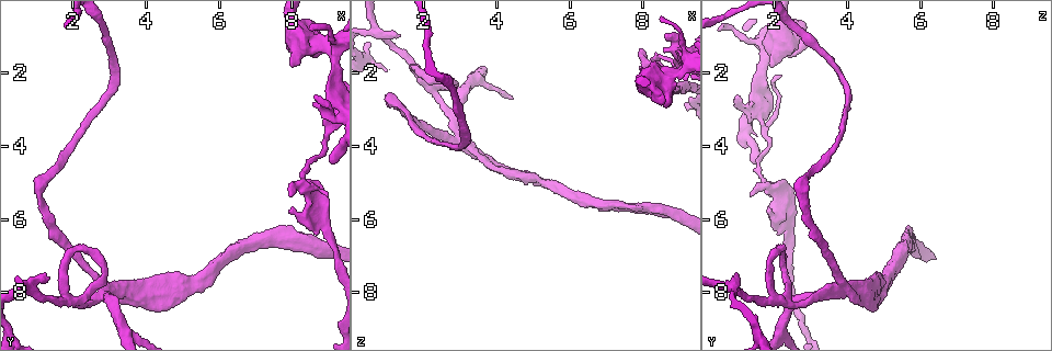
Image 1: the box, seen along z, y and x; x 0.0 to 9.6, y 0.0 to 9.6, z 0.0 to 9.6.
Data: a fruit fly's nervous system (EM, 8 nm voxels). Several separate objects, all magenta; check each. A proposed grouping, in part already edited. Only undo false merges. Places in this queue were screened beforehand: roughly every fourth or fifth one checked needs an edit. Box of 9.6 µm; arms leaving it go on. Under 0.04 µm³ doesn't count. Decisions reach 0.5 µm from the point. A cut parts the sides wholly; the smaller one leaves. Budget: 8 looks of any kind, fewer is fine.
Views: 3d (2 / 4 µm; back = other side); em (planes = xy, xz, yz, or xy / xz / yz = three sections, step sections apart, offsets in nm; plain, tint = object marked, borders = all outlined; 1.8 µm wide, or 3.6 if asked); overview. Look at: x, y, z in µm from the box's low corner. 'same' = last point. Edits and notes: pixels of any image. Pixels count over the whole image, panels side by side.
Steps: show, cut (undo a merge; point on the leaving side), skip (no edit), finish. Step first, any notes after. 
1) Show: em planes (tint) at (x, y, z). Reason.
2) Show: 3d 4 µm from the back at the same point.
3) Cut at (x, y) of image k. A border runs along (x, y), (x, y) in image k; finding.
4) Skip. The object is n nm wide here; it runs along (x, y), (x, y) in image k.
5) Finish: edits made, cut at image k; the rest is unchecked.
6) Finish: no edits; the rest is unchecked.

Show: 3d 2 µm at (8.75, 1.40, 1.90). Thin neck.

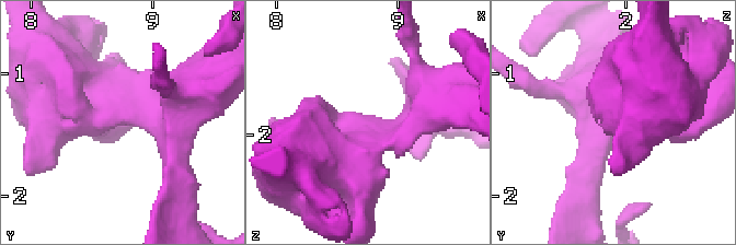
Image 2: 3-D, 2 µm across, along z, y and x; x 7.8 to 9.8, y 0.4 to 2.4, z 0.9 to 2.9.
Show: em planes (tint) at (8.78, 1.34, 1.90).

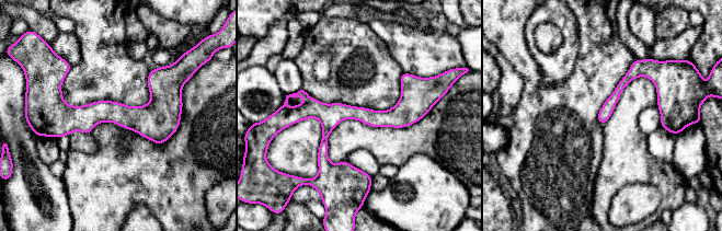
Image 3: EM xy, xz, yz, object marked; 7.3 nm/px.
Skip. One neuron here.

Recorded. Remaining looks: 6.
Show: em 3.6 µm xy step 8 (tint) at (8.40, 5.35, 2.15). Arms part here.

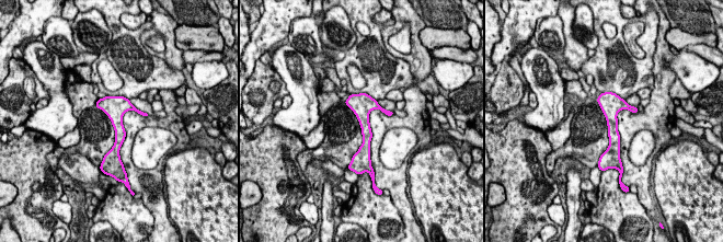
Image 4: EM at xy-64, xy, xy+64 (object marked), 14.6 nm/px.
Show: em 3.6 µm planes (tint) at the same point. Cut it another way.

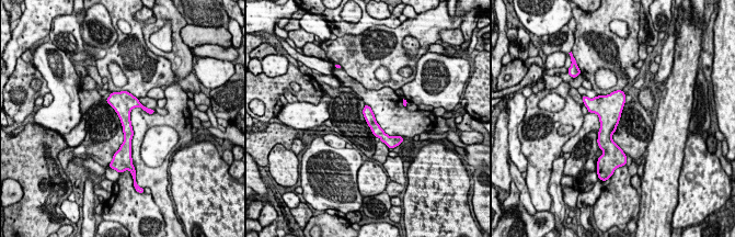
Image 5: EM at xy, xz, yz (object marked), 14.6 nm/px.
Skip. All the same neuron.

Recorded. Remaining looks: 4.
Show: em xz step 8 (plain) at (2.00, 8.25, 2.15). A fork.

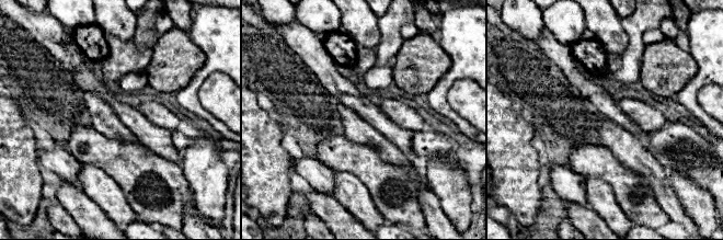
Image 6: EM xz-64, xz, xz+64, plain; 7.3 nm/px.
Show: em xz step 8 (tint) at the same point.

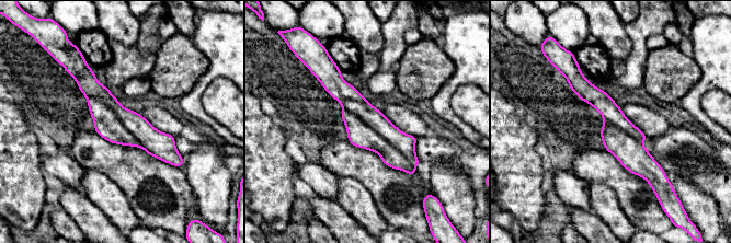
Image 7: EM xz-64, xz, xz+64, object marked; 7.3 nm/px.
Skip. It runs along (333, 67), (333, 82), (411, 171) in image 7; one neuron here.

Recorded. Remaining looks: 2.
Finish: no edits; the rest is unchecked.

